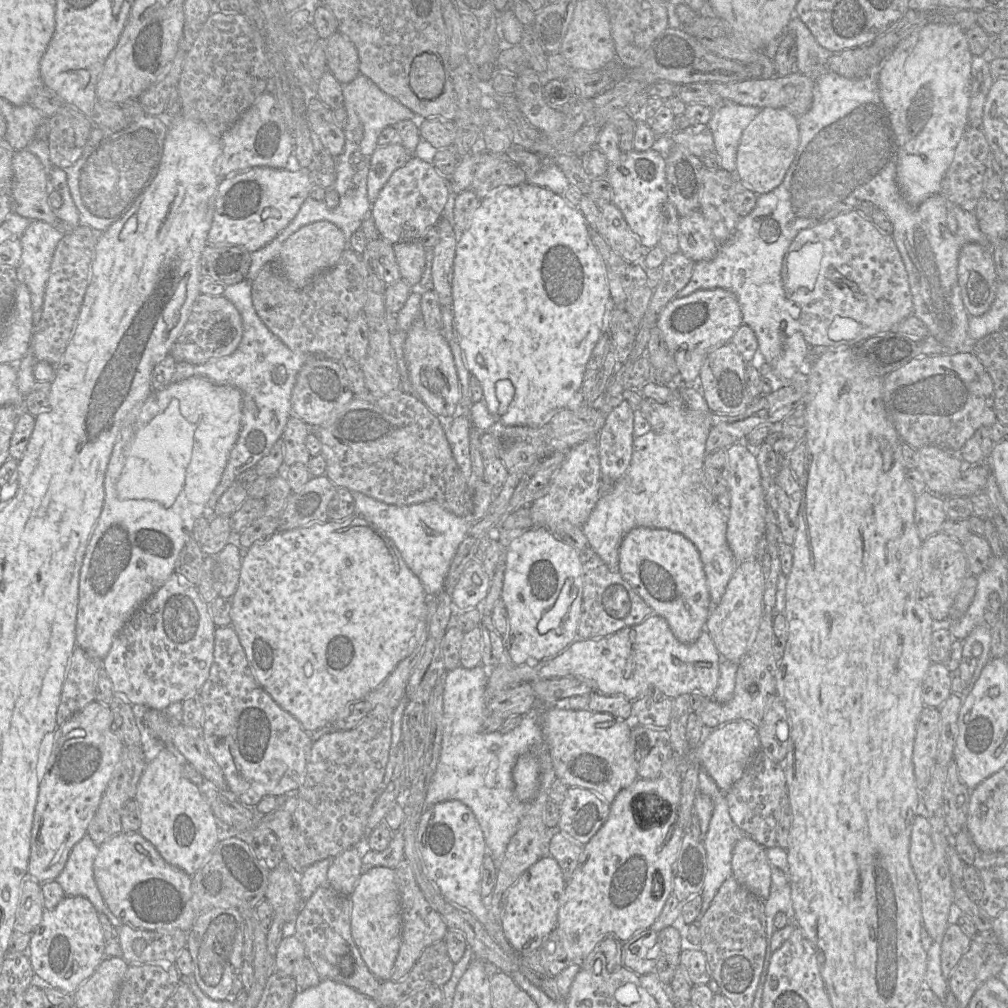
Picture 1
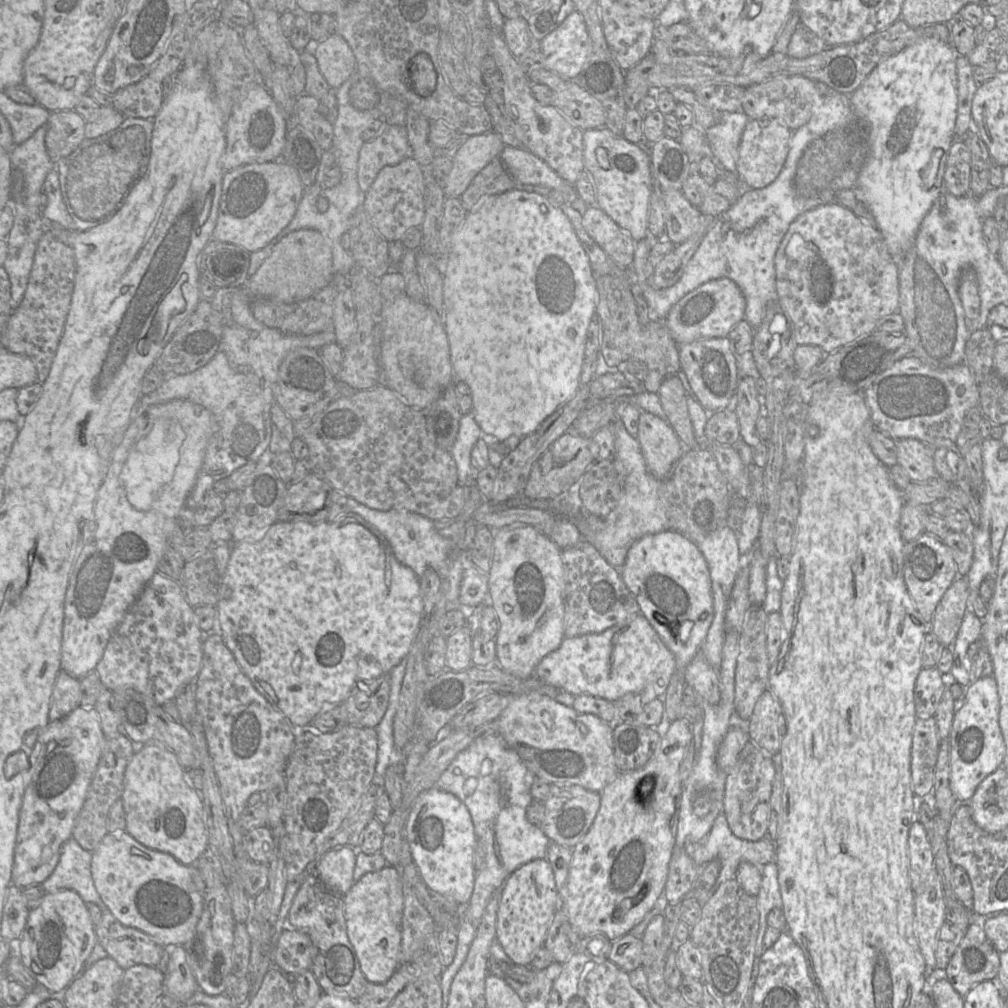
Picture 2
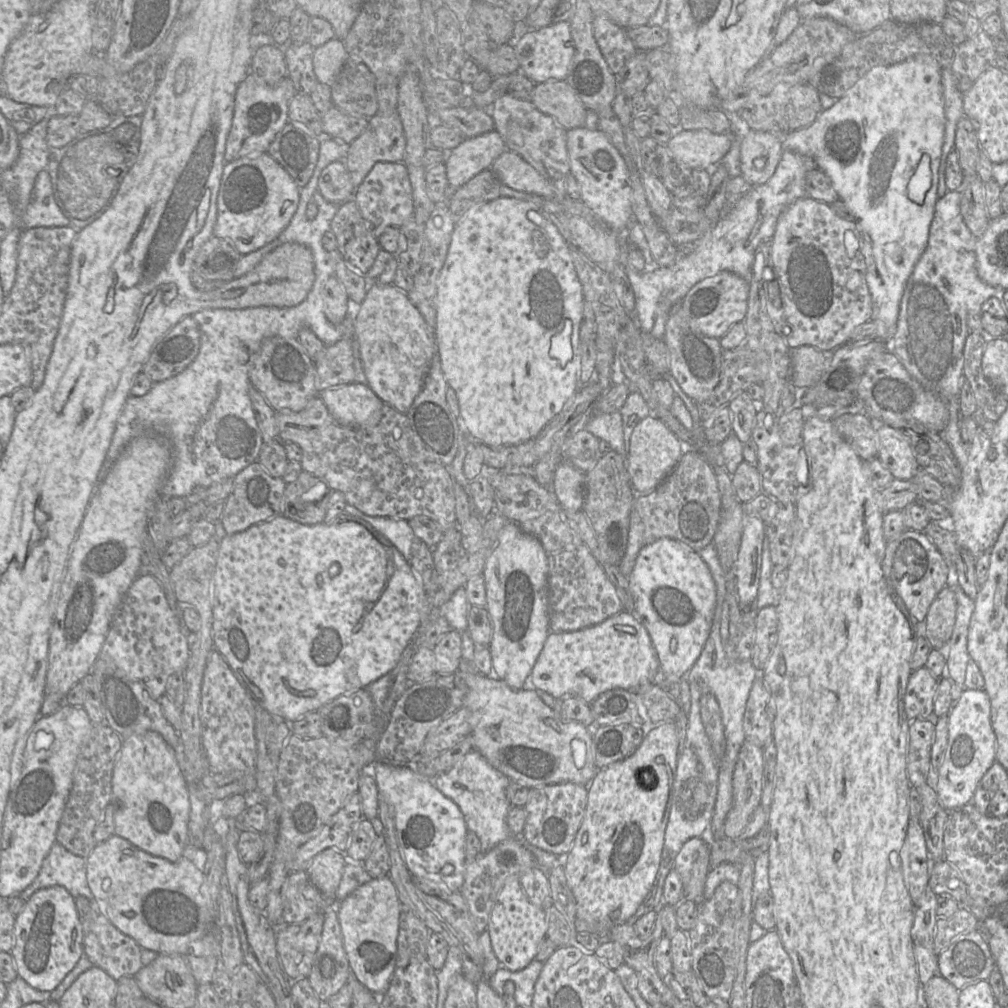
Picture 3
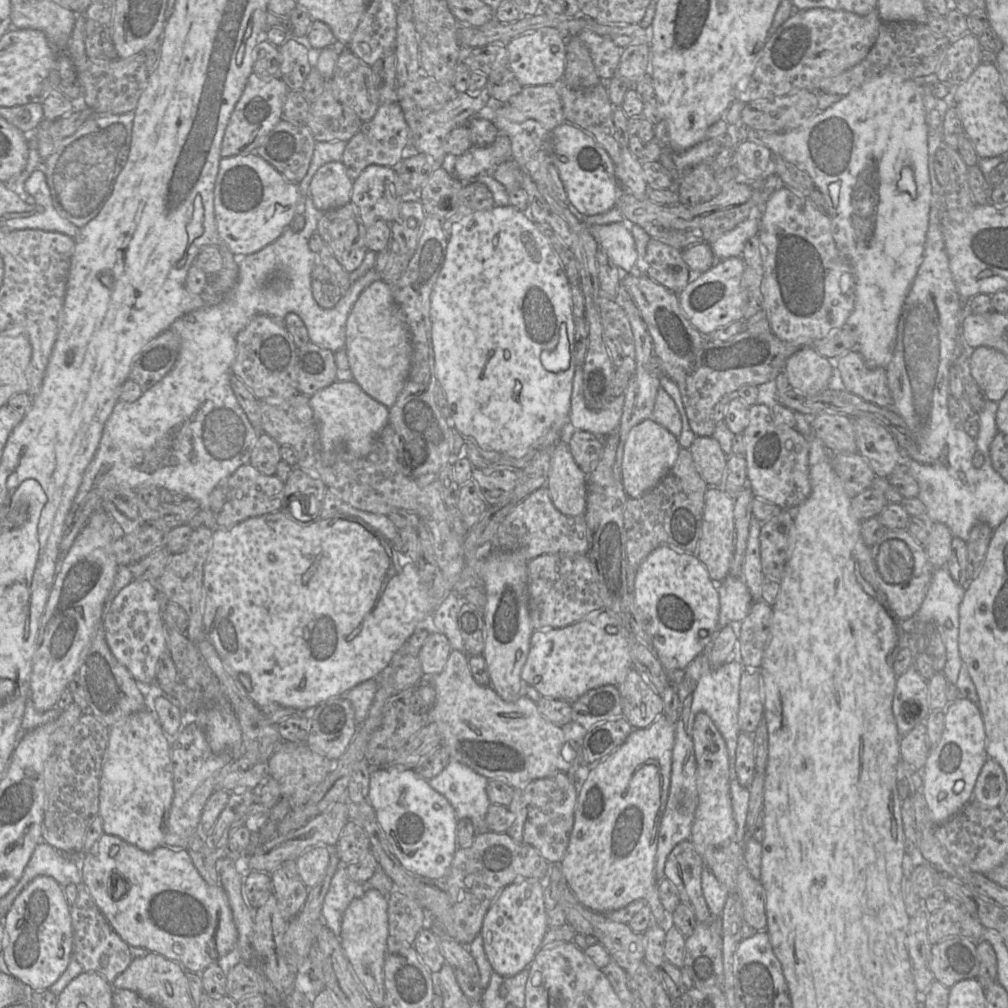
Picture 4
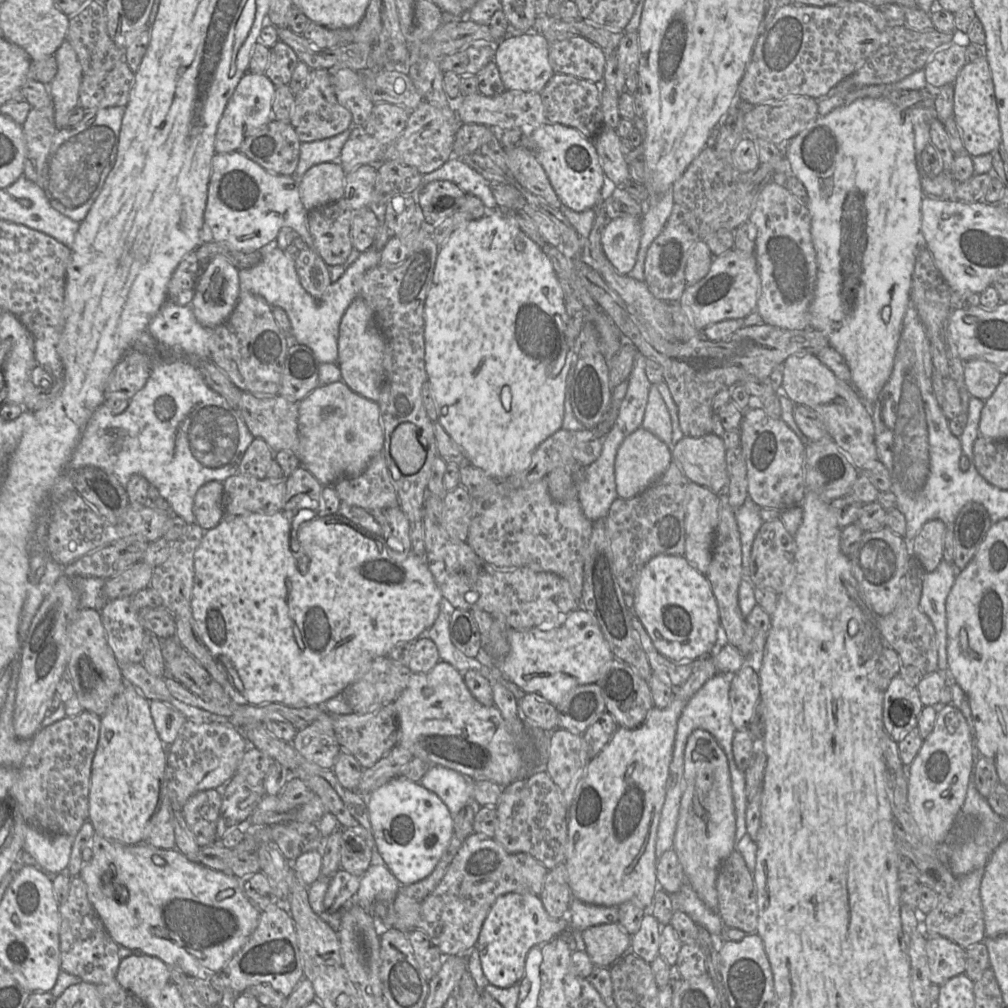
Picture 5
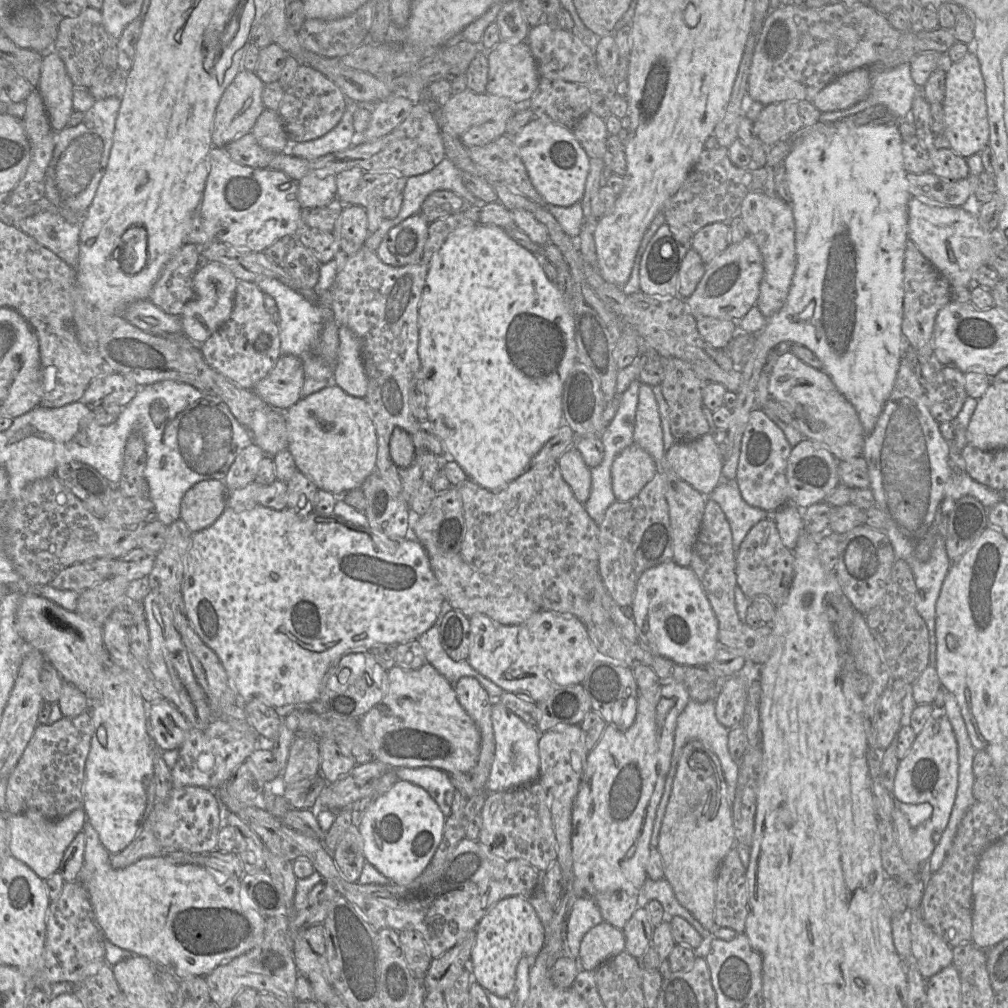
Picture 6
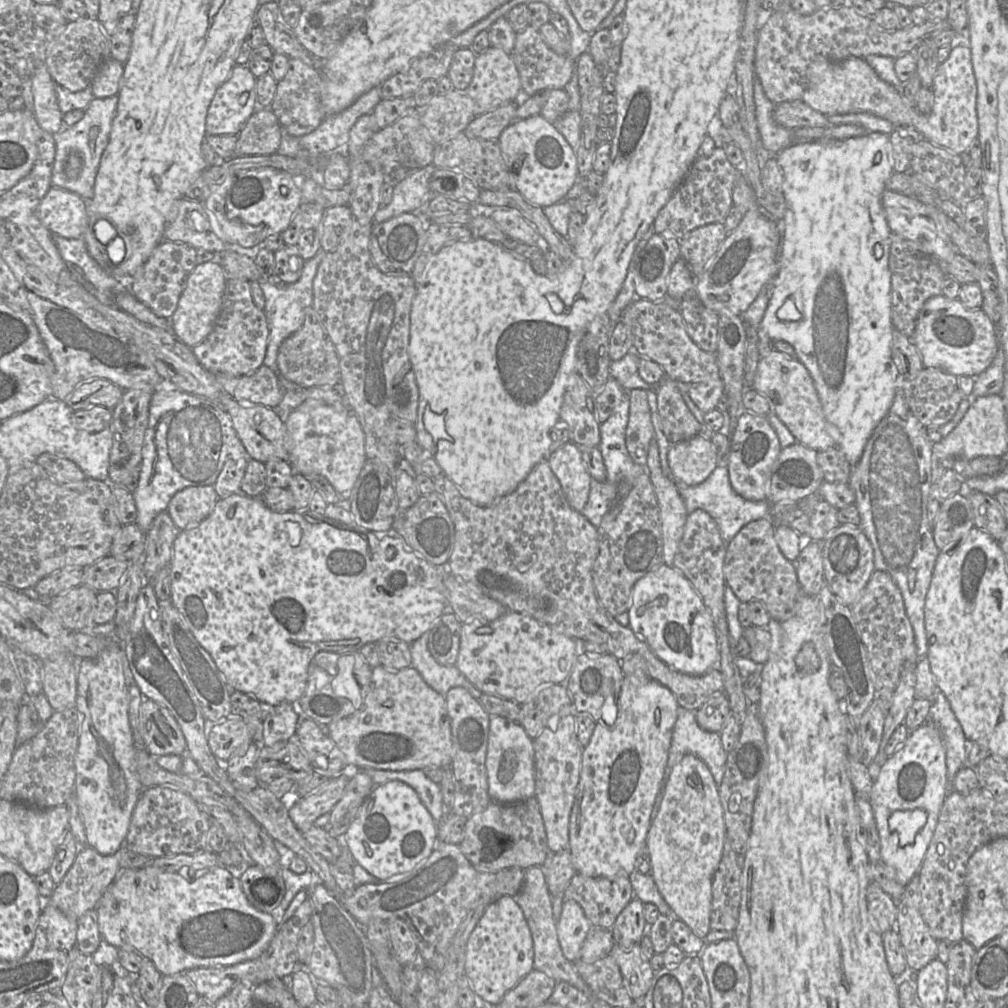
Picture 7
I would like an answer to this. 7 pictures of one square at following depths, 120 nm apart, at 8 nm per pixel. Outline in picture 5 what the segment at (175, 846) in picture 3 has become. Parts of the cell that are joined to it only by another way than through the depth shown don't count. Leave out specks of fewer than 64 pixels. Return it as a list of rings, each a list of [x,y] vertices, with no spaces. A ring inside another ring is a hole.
[[[127,681],[123,691],[100,717],[100,722],[99,740],[91,767],[88,821],[100,836],[126,845],[136,845],[147,839],[166,795],[166,748],[171,744],[164,744],[158,736],[150,712],[150,701]]]

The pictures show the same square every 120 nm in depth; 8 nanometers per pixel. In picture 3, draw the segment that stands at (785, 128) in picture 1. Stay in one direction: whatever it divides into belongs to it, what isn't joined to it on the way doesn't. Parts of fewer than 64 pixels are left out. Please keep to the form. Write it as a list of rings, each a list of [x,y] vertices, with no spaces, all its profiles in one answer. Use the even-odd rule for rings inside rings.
[[[748,129],[740,147],[741,176],[753,186],[766,183],[783,154],[780,135]]]

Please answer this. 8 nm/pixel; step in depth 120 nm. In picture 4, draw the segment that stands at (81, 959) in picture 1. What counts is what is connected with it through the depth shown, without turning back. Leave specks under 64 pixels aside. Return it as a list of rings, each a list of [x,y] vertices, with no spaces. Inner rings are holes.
[[[49,876],[35,877],[1,919],[6,933],[2,956],[7,971],[33,991],[49,989],[72,959],[72,920],[63,887]]]

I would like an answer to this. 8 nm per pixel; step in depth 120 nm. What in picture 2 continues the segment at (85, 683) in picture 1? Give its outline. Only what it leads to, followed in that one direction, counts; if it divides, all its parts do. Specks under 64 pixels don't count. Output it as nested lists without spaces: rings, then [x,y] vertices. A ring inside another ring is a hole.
[[[60,671],[54,684],[50,701],[49,718],[59,721],[79,707],[81,701],[80,680]]]

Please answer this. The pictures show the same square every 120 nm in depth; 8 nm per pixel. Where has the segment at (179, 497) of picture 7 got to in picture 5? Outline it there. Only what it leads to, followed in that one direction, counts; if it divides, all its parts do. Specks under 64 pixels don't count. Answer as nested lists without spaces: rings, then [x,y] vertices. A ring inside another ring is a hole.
[[[210,481],[195,494],[193,513],[196,523],[205,531],[216,527],[224,517],[224,487],[222,482]]]

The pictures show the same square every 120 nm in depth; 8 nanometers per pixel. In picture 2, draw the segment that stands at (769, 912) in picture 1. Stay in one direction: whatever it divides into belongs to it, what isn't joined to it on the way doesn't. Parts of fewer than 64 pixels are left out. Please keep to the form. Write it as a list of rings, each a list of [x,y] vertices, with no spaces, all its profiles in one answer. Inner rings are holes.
[[[768,863],[759,867],[762,872],[762,882],[760,891],[756,896],[757,908],[759,910],[760,921],[759,931],[756,941],[756,954],[758,959],[764,953],[764,935],[768,927],[766,919],[769,912],[774,909],[782,909],[782,897],[778,883],[778,870],[775,863]]]

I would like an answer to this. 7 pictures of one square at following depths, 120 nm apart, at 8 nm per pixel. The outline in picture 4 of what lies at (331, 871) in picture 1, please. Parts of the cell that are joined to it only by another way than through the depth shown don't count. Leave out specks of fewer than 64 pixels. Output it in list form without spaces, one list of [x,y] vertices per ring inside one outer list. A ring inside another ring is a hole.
[[[314,846],[295,860],[298,873],[309,889],[324,879],[330,861],[331,848],[334,846]]]

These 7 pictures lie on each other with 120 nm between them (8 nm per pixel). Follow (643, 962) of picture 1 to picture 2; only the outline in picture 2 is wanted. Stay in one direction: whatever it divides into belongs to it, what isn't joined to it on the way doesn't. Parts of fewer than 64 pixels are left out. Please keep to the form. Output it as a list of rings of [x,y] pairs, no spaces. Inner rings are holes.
[[[625,934],[611,942],[608,960],[629,973],[642,966],[643,943],[630,934]]]

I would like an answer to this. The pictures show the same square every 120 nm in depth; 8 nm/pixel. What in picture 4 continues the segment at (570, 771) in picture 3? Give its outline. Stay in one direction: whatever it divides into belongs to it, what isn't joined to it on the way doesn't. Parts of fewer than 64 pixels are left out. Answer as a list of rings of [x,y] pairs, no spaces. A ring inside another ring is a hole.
[[[452,650],[439,674],[424,675],[430,677],[436,692],[428,722],[437,725],[442,745],[448,748],[452,761],[513,788],[571,769],[572,763],[563,759],[561,753],[567,742],[562,727],[547,720],[529,697],[506,702],[491,686],[479,685],[471,674],[469,655],[465,652]]]

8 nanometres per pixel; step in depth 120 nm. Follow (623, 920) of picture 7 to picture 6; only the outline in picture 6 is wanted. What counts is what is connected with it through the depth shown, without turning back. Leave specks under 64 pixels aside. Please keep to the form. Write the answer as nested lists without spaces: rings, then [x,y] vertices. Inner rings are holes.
[[[644,904],[640,905],[622,929],[626,942],[625,951],[641,960],[646,949],[652,945],[653,929]]]

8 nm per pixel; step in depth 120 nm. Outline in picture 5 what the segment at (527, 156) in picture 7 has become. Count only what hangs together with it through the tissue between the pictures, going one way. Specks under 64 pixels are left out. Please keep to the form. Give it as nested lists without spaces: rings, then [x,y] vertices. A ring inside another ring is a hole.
[[[547,123],[533,130],[526,130],[538,162],[561,203],[575,212],[593,209],[603,200],[605,174],[594,143],[573,127]]]

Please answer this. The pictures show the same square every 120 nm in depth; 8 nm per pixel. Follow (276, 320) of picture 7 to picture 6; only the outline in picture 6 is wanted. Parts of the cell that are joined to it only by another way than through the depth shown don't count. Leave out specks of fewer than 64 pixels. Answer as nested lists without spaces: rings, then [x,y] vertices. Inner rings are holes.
[[[263,278],[253,282],[264,293],[271,296],[278,308],[280,321],[278,323],[280,334],[281,355],[294,355],[303,362],[306,378],[331,380],[334,368],[326,365],[312,353],[312,348],[319,338],[326,318],[331,316],[330,289],[325,294],[317,294],[316,300],[309,300],[292,290],[278,280]]]

